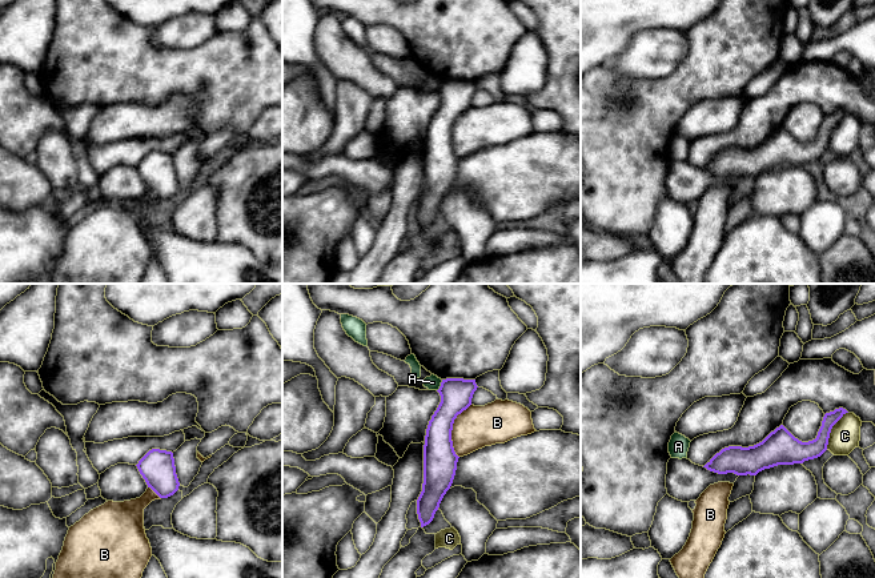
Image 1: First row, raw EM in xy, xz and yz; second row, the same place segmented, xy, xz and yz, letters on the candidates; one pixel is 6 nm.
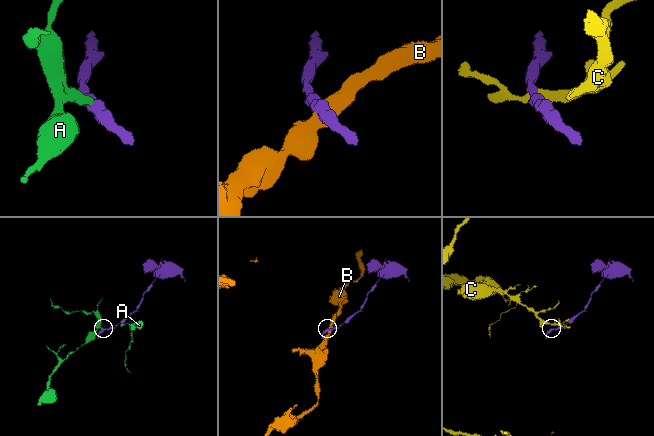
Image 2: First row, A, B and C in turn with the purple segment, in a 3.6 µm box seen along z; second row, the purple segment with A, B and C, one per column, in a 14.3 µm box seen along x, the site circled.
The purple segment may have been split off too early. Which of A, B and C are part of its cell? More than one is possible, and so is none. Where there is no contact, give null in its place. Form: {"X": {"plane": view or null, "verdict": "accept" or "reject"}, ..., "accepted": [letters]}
{"A": {"plane": "xz", "verdict": "reject"}, "B": {"plane": "xz", "verdict": "reject"}, "C": {"plane": "yz", "verdict": "reject"}, "accepted": []}

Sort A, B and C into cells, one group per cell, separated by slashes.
A / B / C

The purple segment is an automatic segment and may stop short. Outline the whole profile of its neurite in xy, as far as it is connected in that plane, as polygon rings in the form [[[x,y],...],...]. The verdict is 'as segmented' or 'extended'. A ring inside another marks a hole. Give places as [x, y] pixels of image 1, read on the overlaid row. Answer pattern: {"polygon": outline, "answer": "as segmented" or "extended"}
{"polygon": [[[152,449],[136,465],[140,474],[160,498],[173,495],[180,486],[172,451]]], "answer": "as segmented"}

